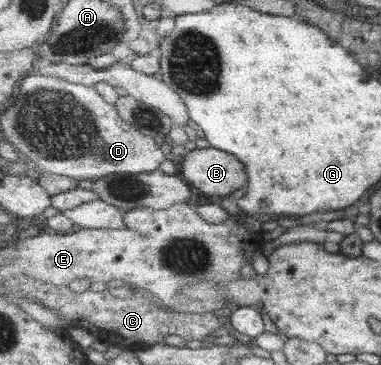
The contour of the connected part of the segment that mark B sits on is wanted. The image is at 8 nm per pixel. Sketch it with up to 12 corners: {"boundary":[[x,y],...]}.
{"boundary":[[211,146],[179,174],[205,194],[248,186],[245,164]]}

